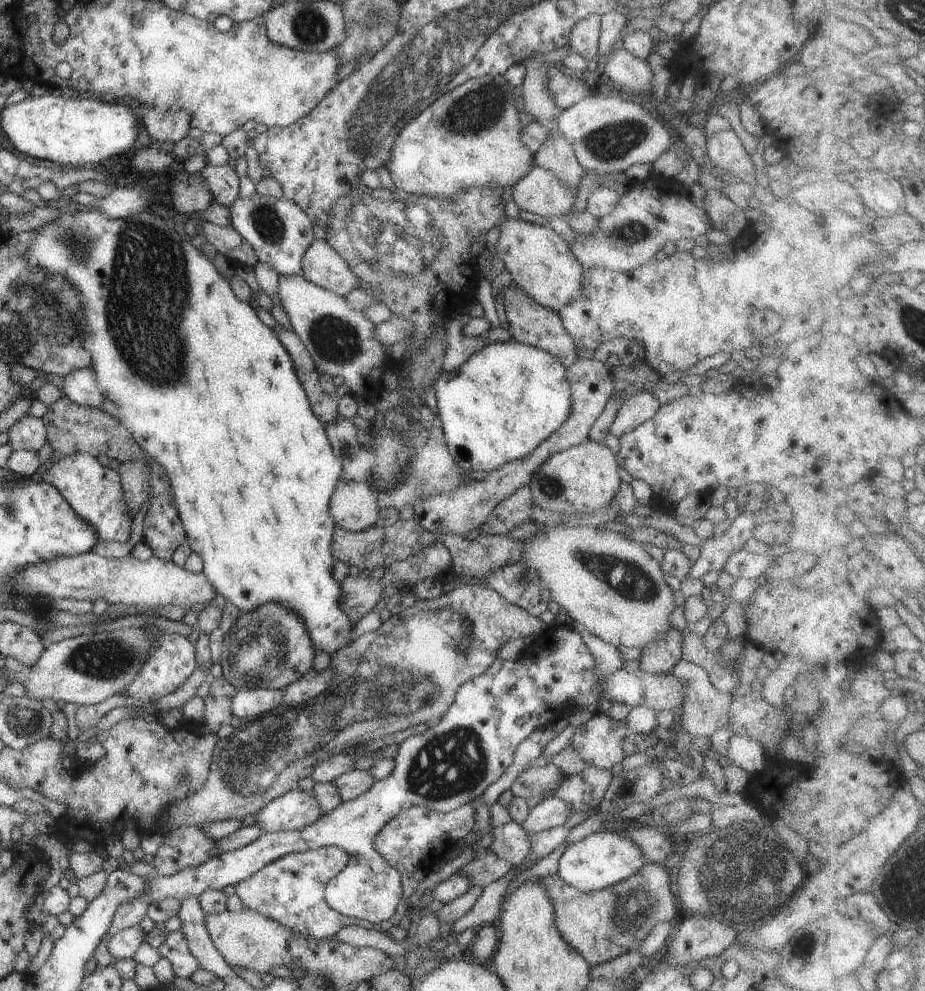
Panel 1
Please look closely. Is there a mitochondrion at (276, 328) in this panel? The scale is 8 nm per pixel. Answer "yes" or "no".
no

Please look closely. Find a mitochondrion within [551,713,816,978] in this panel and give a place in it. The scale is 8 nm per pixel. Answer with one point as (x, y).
(736, 878)

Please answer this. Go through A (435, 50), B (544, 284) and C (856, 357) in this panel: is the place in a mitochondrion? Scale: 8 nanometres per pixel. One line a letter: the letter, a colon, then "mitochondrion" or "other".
A: mitochondrion
B: other
C: other

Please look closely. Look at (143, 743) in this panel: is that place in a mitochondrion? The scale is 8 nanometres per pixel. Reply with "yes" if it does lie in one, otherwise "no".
no

